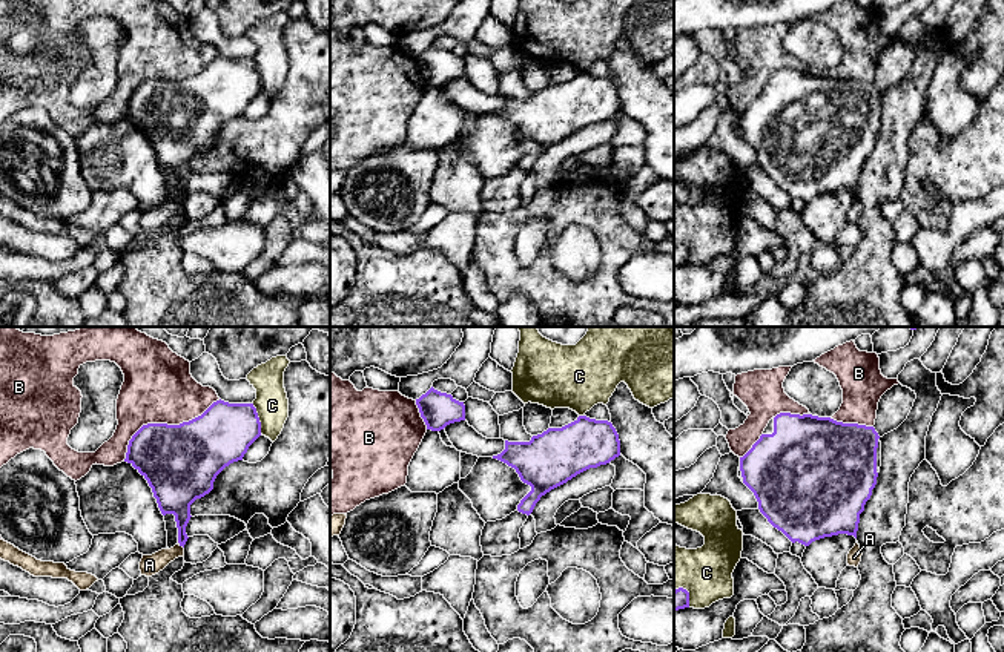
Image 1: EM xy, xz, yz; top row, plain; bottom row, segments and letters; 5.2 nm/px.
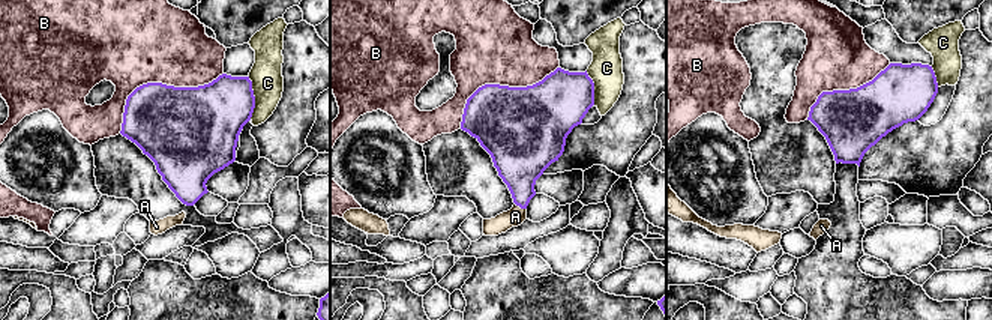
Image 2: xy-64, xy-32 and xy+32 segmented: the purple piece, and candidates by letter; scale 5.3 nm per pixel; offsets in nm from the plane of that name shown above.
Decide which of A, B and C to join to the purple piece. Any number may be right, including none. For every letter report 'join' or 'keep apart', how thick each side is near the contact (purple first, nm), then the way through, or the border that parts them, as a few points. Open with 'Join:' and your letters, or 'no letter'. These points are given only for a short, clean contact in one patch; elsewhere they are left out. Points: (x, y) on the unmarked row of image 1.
Join: A
A: join; 160 nm thick on the purple side, 110 nm on the other; runs through xy (177, 154), (181, 166), (181, 201), (174, 209), (149, 221)
B: keep apart; 400 nm thick on the purple side, 360 nm on the other
C: keep apart; 300 nm thick on the purple side, 180 nm on the other

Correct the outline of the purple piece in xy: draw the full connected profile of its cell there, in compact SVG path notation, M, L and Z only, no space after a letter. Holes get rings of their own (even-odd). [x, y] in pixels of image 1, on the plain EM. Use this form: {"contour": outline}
{"contour": "M213 58L201 72L180 81L147 80L129 97L124 118L149 140L163 172L173 170L178 199L143 212L141 232L152 233L184 213L190 161L213 146L216 132L243 117L261 92L253 60Z"}

